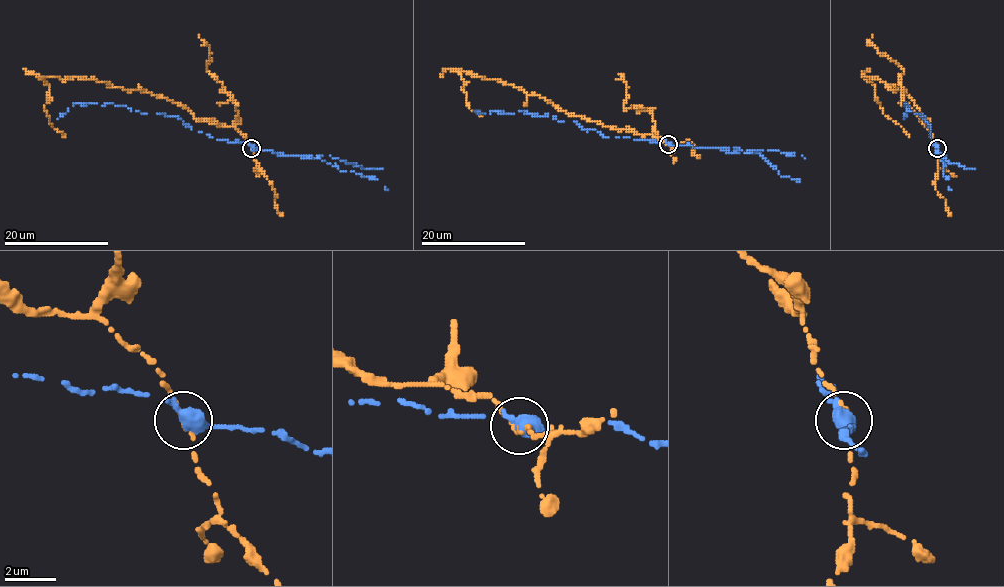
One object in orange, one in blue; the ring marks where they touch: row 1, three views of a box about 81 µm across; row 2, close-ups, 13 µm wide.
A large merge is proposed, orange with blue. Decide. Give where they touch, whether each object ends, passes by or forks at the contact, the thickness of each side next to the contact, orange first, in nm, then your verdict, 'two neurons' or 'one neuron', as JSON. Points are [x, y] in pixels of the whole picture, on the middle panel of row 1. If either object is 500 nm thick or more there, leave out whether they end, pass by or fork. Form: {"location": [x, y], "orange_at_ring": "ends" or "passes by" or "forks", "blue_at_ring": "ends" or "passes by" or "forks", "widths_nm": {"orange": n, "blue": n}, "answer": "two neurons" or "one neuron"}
{"location": [668, 144], "widths_nm": {"orange": 240, "blue": 600}, "answer": "two neurons"}

